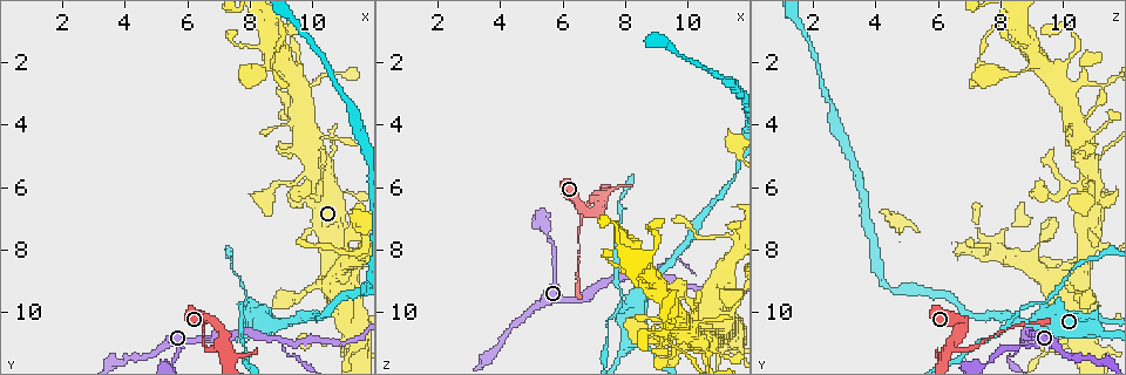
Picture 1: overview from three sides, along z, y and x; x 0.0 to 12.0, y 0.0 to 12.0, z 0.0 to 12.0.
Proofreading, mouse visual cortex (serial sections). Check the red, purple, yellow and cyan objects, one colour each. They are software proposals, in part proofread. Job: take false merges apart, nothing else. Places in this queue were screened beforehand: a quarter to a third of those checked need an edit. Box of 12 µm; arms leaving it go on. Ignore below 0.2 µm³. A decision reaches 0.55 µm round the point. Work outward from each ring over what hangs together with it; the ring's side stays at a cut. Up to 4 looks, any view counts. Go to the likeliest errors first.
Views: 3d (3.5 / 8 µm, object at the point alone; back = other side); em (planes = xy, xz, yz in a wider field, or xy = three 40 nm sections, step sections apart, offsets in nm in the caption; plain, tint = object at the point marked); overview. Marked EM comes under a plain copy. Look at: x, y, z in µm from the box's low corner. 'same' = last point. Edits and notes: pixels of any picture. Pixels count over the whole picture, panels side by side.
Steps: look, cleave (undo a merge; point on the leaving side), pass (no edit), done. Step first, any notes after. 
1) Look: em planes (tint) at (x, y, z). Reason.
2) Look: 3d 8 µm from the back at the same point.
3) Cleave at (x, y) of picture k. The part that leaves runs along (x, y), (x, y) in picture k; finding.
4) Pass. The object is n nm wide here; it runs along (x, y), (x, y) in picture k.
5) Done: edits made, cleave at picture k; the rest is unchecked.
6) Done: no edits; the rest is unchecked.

Look: 3d 3.5 µm at (7.9, 9.7, 9.4). Side arm on a straight run.

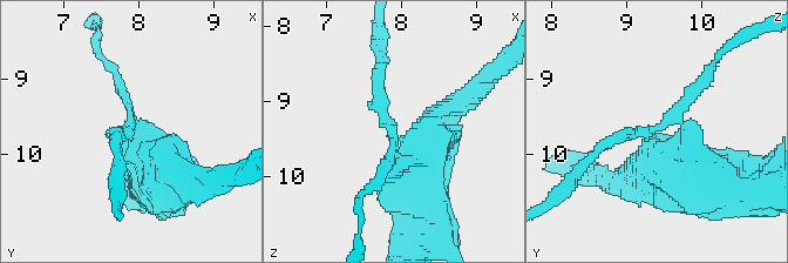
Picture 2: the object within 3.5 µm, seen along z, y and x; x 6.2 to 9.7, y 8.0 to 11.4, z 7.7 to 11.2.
Pass. It runs along (422, 166), (393, 148), (382, 66) in picture 2; one cell here.

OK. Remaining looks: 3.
Look: 3d 8 µm at (9.1, 10.9, 8.7). Three arms meet.

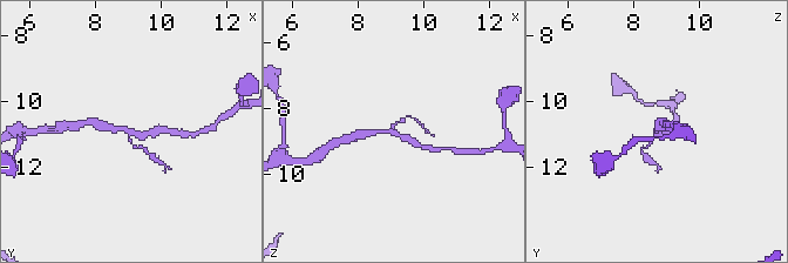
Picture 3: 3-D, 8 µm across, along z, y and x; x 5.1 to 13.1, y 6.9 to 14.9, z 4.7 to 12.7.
Look: em xy step 2 (tint) at (9.0, 10.9, 8.8).

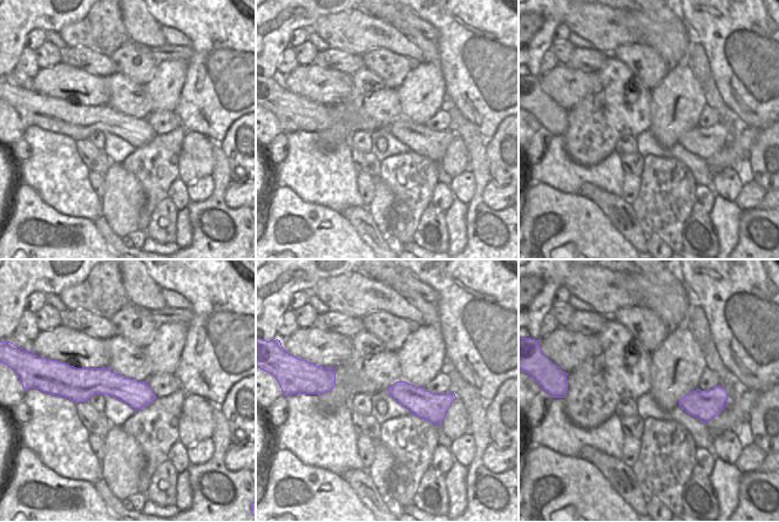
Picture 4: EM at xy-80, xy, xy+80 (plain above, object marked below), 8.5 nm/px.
Pass. The object is 220 nm wide here; it runs along (360, 135), (391, 130), (422, 147) in picture 3; one cell here.

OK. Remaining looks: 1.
Done: no edits; the rest is unchecked.

